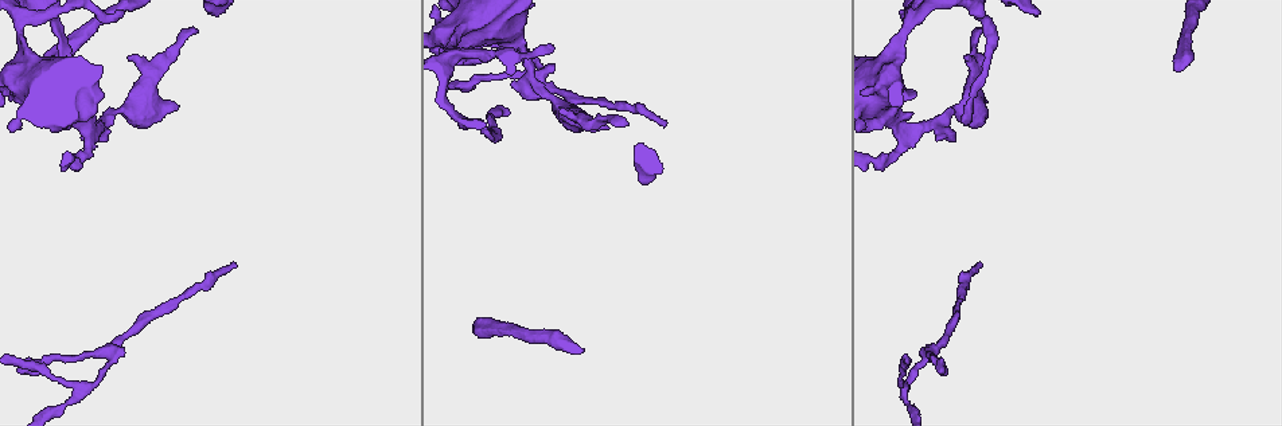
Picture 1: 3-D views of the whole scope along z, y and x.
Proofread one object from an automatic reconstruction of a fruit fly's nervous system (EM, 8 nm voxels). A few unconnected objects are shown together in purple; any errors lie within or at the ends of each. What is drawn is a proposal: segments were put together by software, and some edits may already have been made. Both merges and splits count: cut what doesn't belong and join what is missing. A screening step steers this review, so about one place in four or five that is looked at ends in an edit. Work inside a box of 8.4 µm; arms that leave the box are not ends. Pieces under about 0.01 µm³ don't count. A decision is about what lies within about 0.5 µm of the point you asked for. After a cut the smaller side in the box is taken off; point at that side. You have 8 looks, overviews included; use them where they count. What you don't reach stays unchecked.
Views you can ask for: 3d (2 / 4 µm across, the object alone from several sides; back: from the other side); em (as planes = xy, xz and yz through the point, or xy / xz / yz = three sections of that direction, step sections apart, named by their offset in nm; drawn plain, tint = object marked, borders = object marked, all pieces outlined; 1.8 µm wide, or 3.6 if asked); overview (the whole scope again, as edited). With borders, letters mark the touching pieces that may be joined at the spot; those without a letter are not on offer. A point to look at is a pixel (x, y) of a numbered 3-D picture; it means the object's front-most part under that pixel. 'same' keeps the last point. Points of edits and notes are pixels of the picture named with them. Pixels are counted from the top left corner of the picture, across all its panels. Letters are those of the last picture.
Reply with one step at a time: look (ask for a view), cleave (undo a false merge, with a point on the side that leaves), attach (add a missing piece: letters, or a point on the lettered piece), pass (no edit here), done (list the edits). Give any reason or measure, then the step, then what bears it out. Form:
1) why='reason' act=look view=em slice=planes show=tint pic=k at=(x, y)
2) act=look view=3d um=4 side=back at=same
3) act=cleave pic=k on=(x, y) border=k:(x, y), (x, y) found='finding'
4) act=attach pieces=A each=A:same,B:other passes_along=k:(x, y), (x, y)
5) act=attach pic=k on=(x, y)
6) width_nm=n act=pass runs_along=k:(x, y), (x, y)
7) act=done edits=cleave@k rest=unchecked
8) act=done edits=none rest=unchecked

why='long arm stops here' act=look view=em slice=planes show=borders pic=1 at=(664, 125)

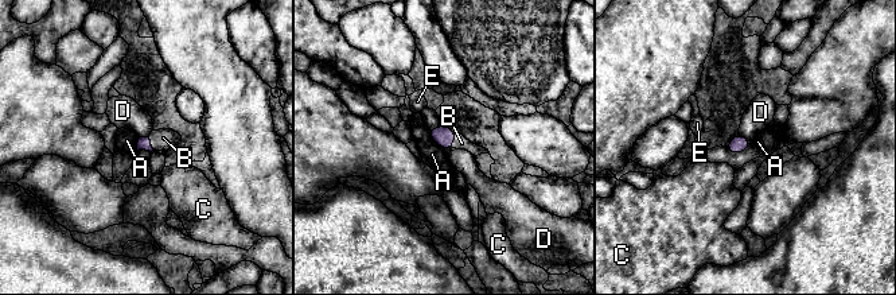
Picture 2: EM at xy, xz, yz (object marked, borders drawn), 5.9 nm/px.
width_nm=80 act=attach pieces=B each=A:other,B:same,C:other,D:other,E:other passes_along=2:(443, 136), (454, 140), (460, 142) found='it goes on there'

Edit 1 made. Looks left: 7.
why='an open end' act=look view=em slice=planes show=borders pic=1 at=(1181, 70)

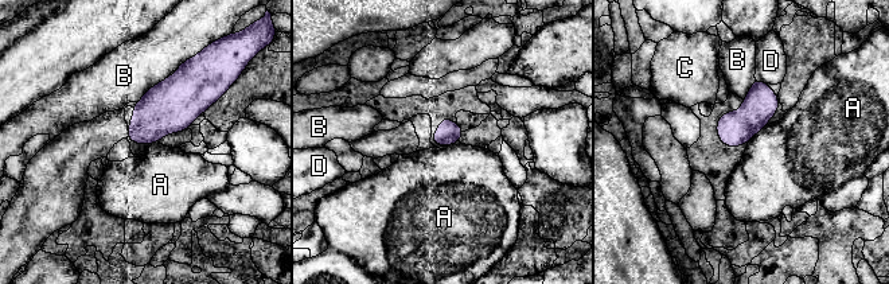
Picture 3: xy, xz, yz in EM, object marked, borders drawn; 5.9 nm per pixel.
longest_contact=B:220nm act=pass each=A:other,B:other,C:other,D:other border=3:(764, 125), (751, 140) found='none of them fits'

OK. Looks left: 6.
why='three-way junction' act=look view=em slice=planes show=tint pic=1 at=(904, 386)

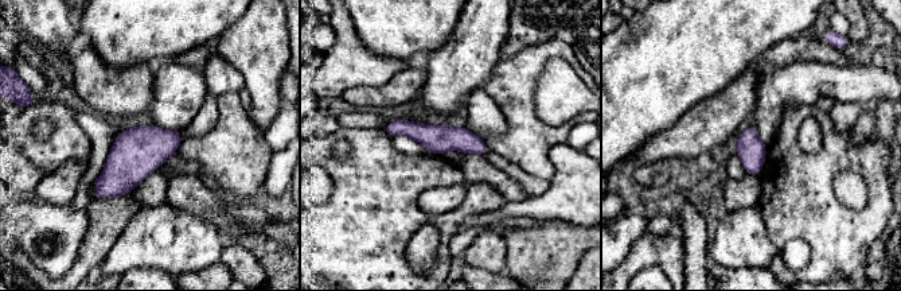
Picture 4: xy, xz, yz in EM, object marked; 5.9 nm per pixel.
why='what lies round it' act=look view=em slice=planes show=borders at=same

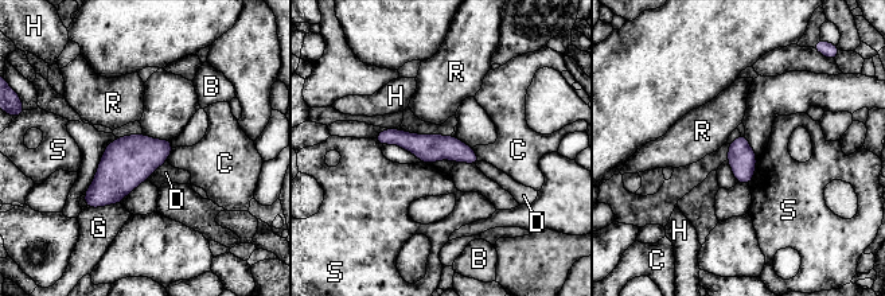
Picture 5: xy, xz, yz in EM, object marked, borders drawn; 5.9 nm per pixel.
act=pass each=B:other,C:other,D:other,G:other,H:other,R:other,S:other border=5:(757, 156), (753, 178), (748, 184) found='one neuron here'

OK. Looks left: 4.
act=done edits=attach@2 rest=unchecked

